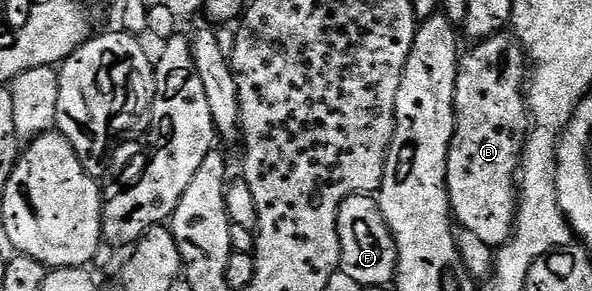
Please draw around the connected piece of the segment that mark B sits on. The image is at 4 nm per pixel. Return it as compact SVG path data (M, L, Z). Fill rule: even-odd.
M513 34L483 39L461 56L454 94L454 140L446 162L452 214L484 245L501 249L514 235L522 153L532 130L528 106L528 54Z

